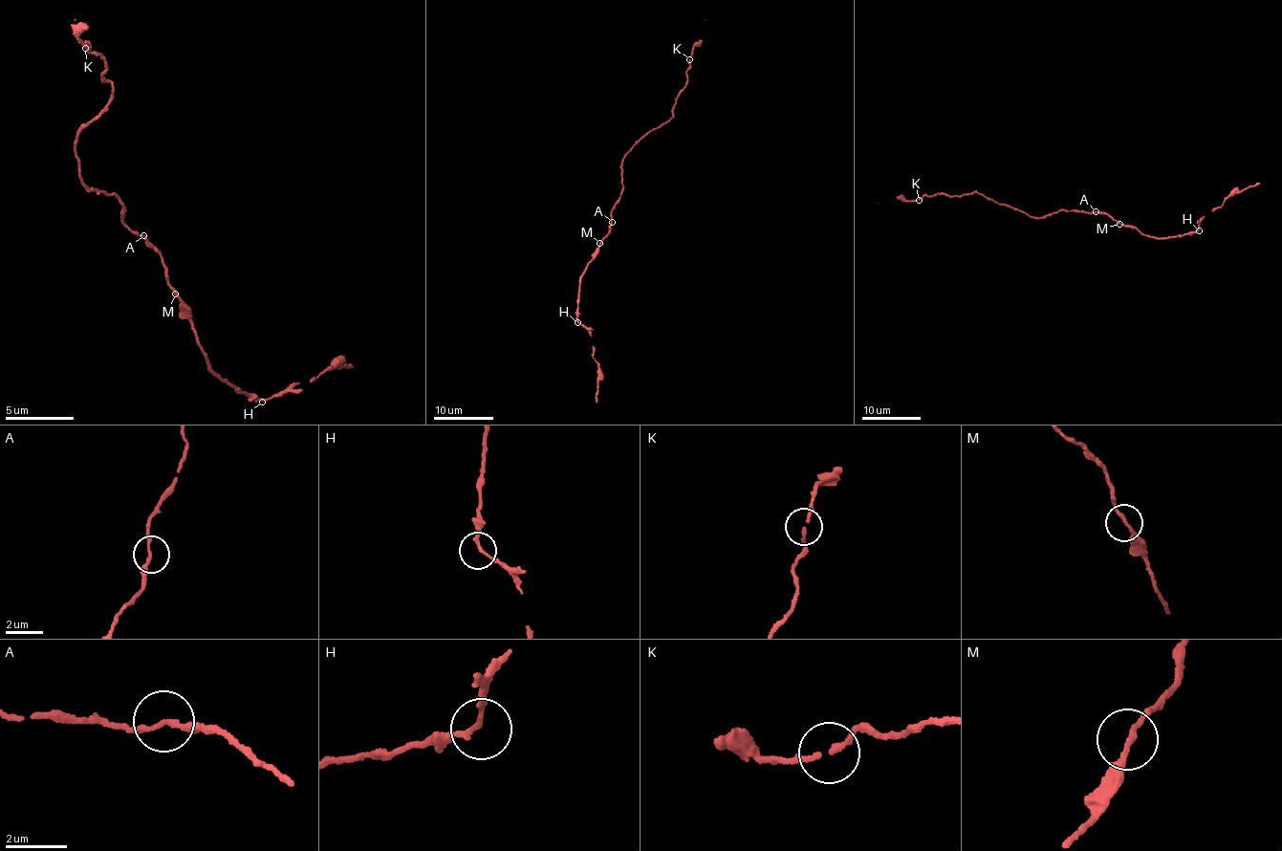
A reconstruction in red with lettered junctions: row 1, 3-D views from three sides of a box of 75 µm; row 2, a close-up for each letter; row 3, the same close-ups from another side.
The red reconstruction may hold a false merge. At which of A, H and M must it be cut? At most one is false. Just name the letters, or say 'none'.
none

